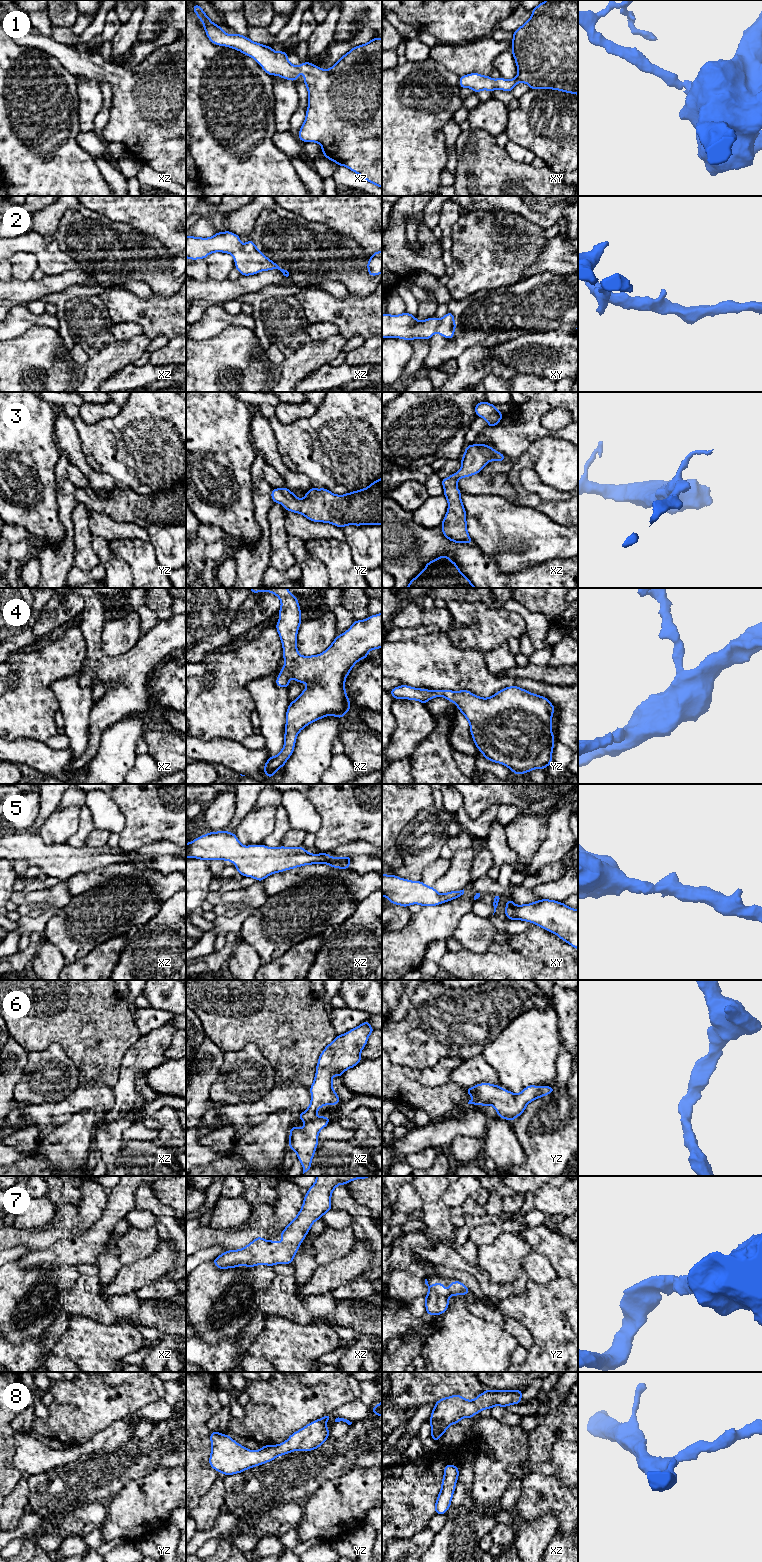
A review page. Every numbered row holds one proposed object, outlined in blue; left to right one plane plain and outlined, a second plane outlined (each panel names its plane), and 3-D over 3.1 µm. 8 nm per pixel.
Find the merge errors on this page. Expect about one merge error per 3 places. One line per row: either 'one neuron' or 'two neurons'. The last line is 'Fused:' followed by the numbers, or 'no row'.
1: one neuron
2: one neuron
3: one neuron
4: one neuron
5: one neuron
6: one neuron
7: one neuron
8: one neuron
Fused: no row

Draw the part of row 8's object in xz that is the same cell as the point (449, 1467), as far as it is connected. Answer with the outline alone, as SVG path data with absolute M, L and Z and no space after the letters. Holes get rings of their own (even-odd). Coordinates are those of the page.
M448 1464L444 1467L441 1490L435 1503L436 1514L443 1515L450 1508L458 1476L459 1469L457 1466Z

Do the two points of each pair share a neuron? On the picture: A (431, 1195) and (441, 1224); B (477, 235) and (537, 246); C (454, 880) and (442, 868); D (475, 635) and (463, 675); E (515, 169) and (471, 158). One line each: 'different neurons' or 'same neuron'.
A: same neuron
B: same neuron
C: different neurons
D: different neurons
E: same neuron

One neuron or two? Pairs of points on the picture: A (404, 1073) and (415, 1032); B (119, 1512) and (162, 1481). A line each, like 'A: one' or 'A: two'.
A: two
B: one

